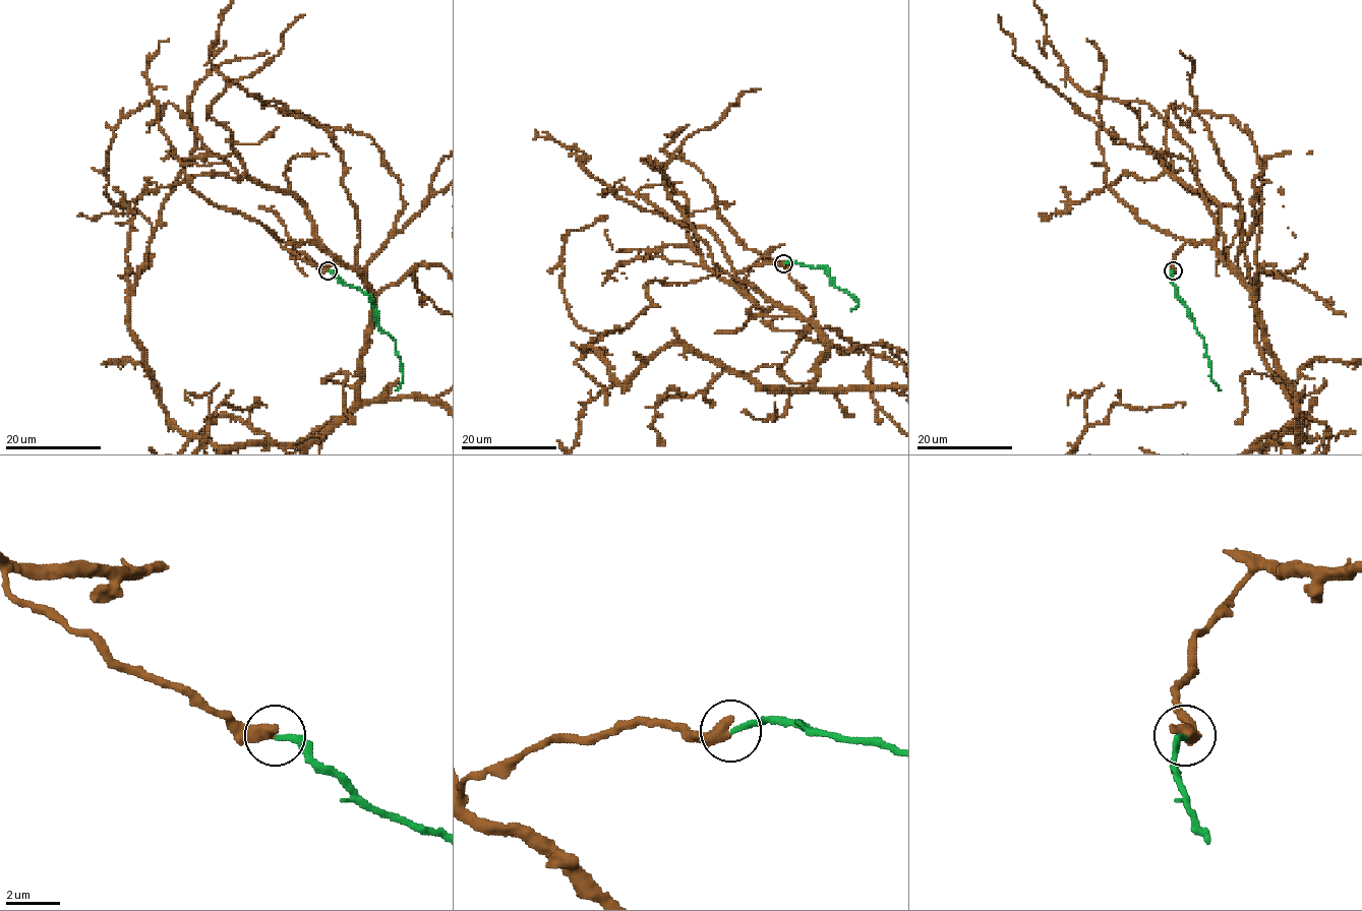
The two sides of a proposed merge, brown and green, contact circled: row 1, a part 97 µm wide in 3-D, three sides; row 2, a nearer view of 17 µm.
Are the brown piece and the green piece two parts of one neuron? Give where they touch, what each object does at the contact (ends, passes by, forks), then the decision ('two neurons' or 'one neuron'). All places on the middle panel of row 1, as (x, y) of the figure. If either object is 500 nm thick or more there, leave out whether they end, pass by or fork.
at (783, 263); one neuron

